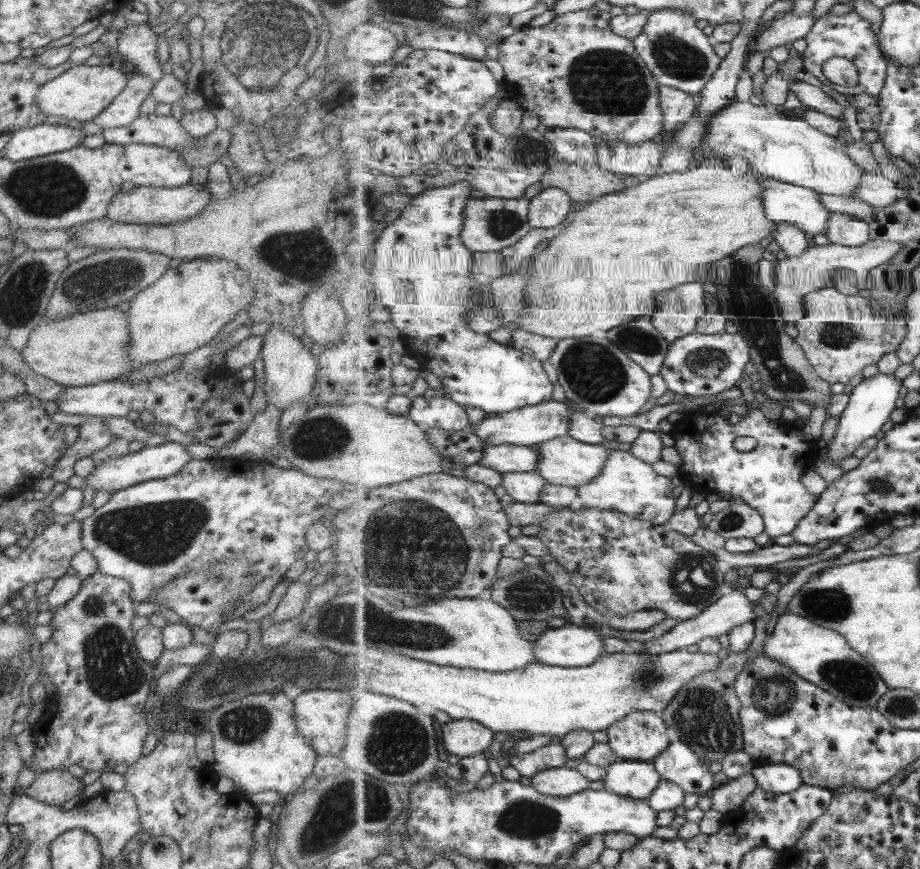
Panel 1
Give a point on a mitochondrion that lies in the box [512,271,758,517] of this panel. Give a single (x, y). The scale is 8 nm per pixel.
(593, 371)

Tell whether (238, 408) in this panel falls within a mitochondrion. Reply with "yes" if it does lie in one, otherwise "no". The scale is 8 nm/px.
no

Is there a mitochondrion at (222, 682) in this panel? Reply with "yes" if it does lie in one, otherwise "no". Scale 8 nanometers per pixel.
yes

